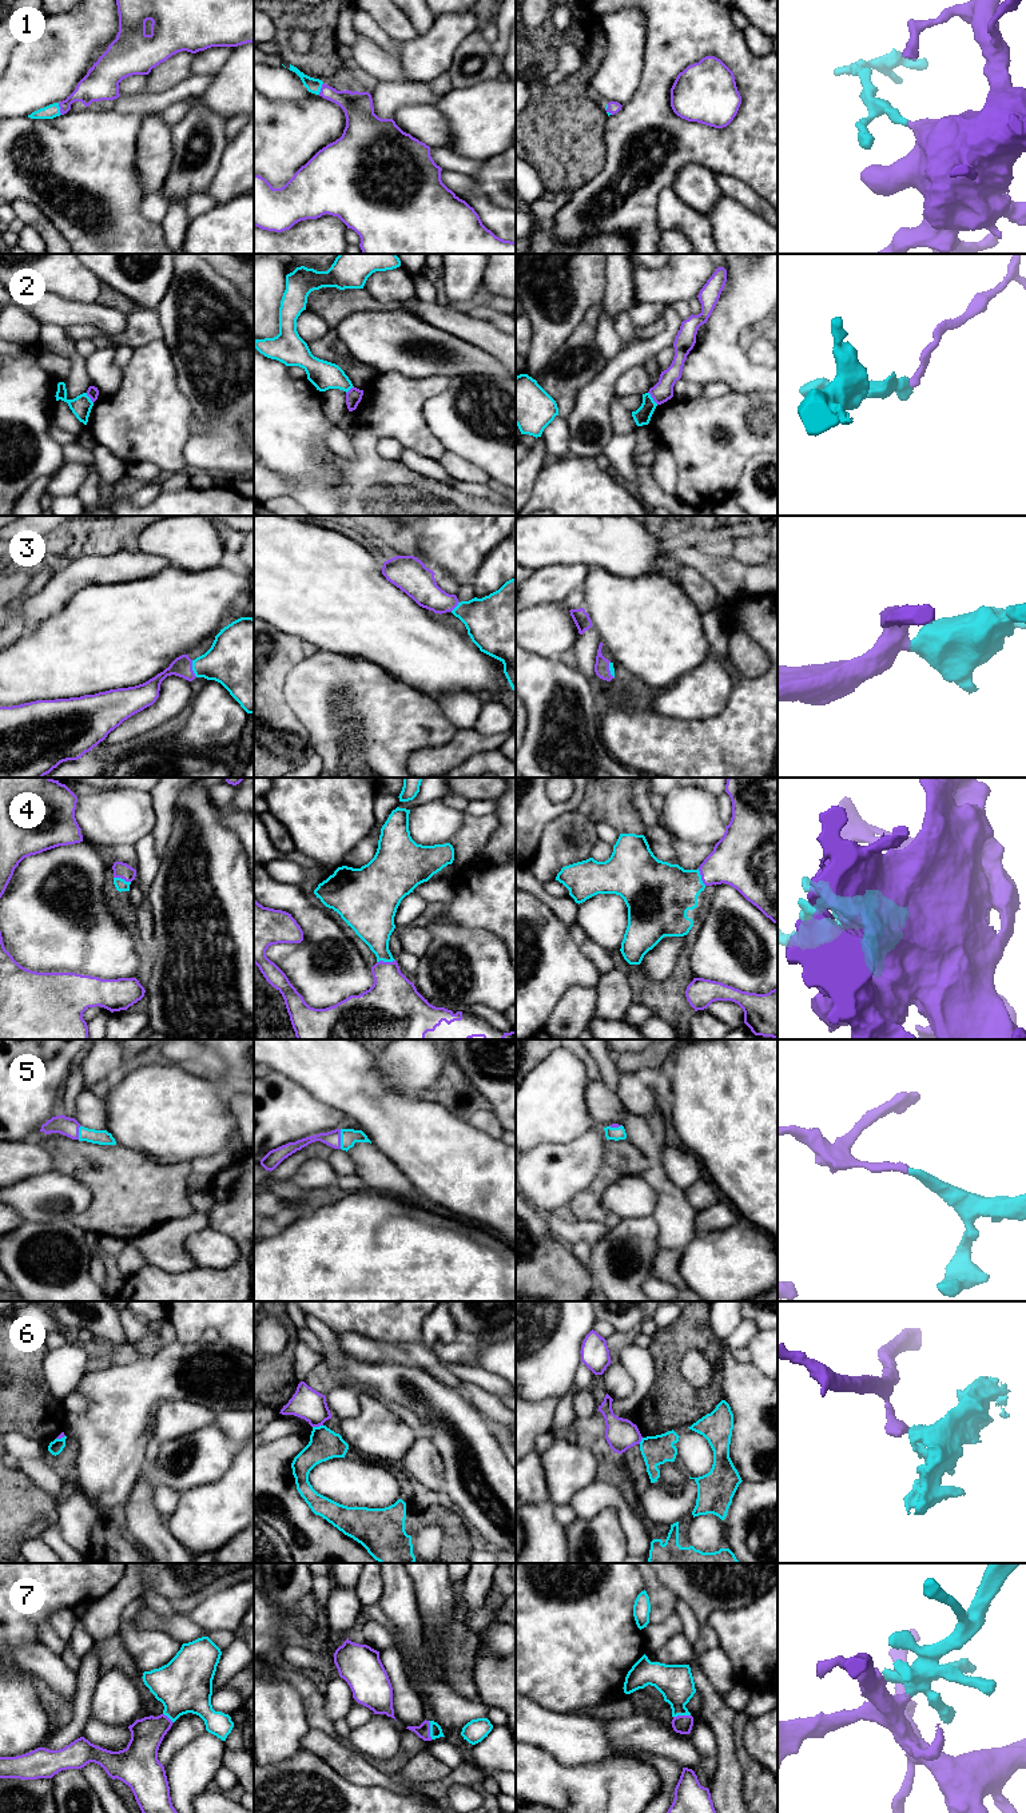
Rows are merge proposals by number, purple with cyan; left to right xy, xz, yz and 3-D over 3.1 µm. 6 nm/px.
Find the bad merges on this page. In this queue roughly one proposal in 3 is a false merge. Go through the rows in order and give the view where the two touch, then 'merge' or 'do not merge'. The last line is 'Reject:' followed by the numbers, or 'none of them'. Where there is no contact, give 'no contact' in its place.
1: xy | merge
2: yz | do not merge
3: xy | merge
4: xz | merge
5: xz | merge
6: xz | do not merge
7: xz | merge
Reject: 2, 6

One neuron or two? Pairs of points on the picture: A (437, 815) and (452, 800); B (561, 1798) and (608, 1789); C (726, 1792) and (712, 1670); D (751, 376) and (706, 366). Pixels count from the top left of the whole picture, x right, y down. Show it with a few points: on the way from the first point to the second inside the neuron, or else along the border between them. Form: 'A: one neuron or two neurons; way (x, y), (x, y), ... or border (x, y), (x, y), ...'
A: two neurons; border (440, 799), (446, 806), (462, 812)
B: one neuron; way (573, 1794), (596, 1794)
C: two neurons; border (698, 1662), (712, 1688), (720, 1696)
D: one neuron; way (740, 374), (732, 366), (716, 366)

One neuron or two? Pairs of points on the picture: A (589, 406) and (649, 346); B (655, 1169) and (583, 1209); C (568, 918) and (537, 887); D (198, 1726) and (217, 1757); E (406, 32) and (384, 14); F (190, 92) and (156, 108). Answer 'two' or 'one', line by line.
A: one
B: two
C: one
D: two
E: one
F: one

